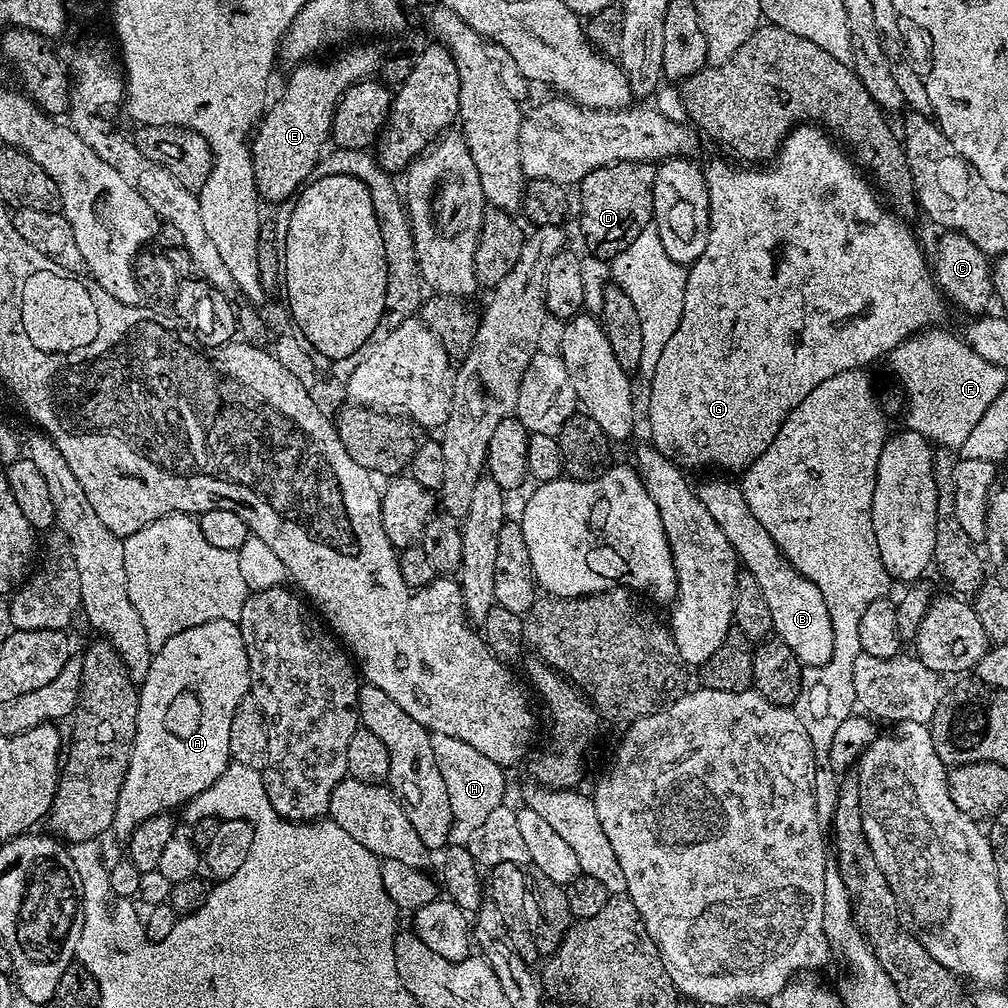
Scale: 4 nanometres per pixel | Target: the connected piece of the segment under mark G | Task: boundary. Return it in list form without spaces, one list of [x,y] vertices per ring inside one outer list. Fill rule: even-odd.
[[[810,123],[793,128],[786,139],[784,139],[784,143],[781,144],[779,152],[776,153],[774,164],[777,164],[777,168],[768,168],[772,166],[740,166],[744,168],[735,168],[734,165],[727,164],[724,160],[716,160],[712,165],[707,165],[704,168],[704,177],[706,178],[706,186],[708,187],[708,237],[706,238],[706,250],[702,250],[700,257],[687,269],[688,277],[686,278],[686,294],[684,295],[684,313],[680,319],[678,330],[674,330],[674,334],[670,334],[670,342],[666,342],[666,347],[662,349],[662,358],[658,358],[658,366],[653,370],[650,377],[652,389],[648,392],[648,428],[652,431],[651,443],[659,452],[663,452],[669,458],[684,456],[684,460],[688,464],[721,464],[724,468],[743,470],[749,464],[754,463],[764,453],[766,446],[770,446],[770,442],[774,442],[774,438],[778,434],[782,422],[786,422],[786,418],[798,406],[798,402],[802,402],[802,398],[806,398],[806,394],[810,394],[810,390],[814,390],[814,386],[826,382],[826,378],[834,378],[834,374],[867,369],[869,367],[867,364],[874,363],[879,356],[887,357],[904,340],[915,336],[917,332],[941,323],[940,304],[942,305],[942,293],[937,288],[935,279],[930,271],[926,252],[924,256],[919,242],[916,241],[915,234],[904,225],[907,223],[897,213],[885,207],[881,197],[878,195],[877,189],[870,183],[869,177],[865,175],[860,165],[856,163],[855,159],[825,129]]]

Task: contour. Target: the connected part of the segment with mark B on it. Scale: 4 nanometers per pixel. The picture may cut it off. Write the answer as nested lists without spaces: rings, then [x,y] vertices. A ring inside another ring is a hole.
[[[716,476],[713,480],[697,483],[695,489],[696,497],[702,502],[702,506],[706,506],[706,510],[710,510],[710,518],[714,518],[714,522],[718,522],[718,528],[722,530],[722,534],[726,534],[727,540],[734,547],[739,563],[745,571],[751,574],[753,585],[762,591],[766,606],[770,609],[775,637],[791,648],[803,667],[820,668],[825,665],[833,653],[834,636],[822,592],[785,559],[778,550],[777,544],[770,538],[770,534],[766,534],[766,526],[762,526],[758,522],[758,518],[754,518],[754,514],[750,514],[750,506],[746,506],[743,487],[737,481],[735,484],[732,480],[723,480],[722,477]]]

